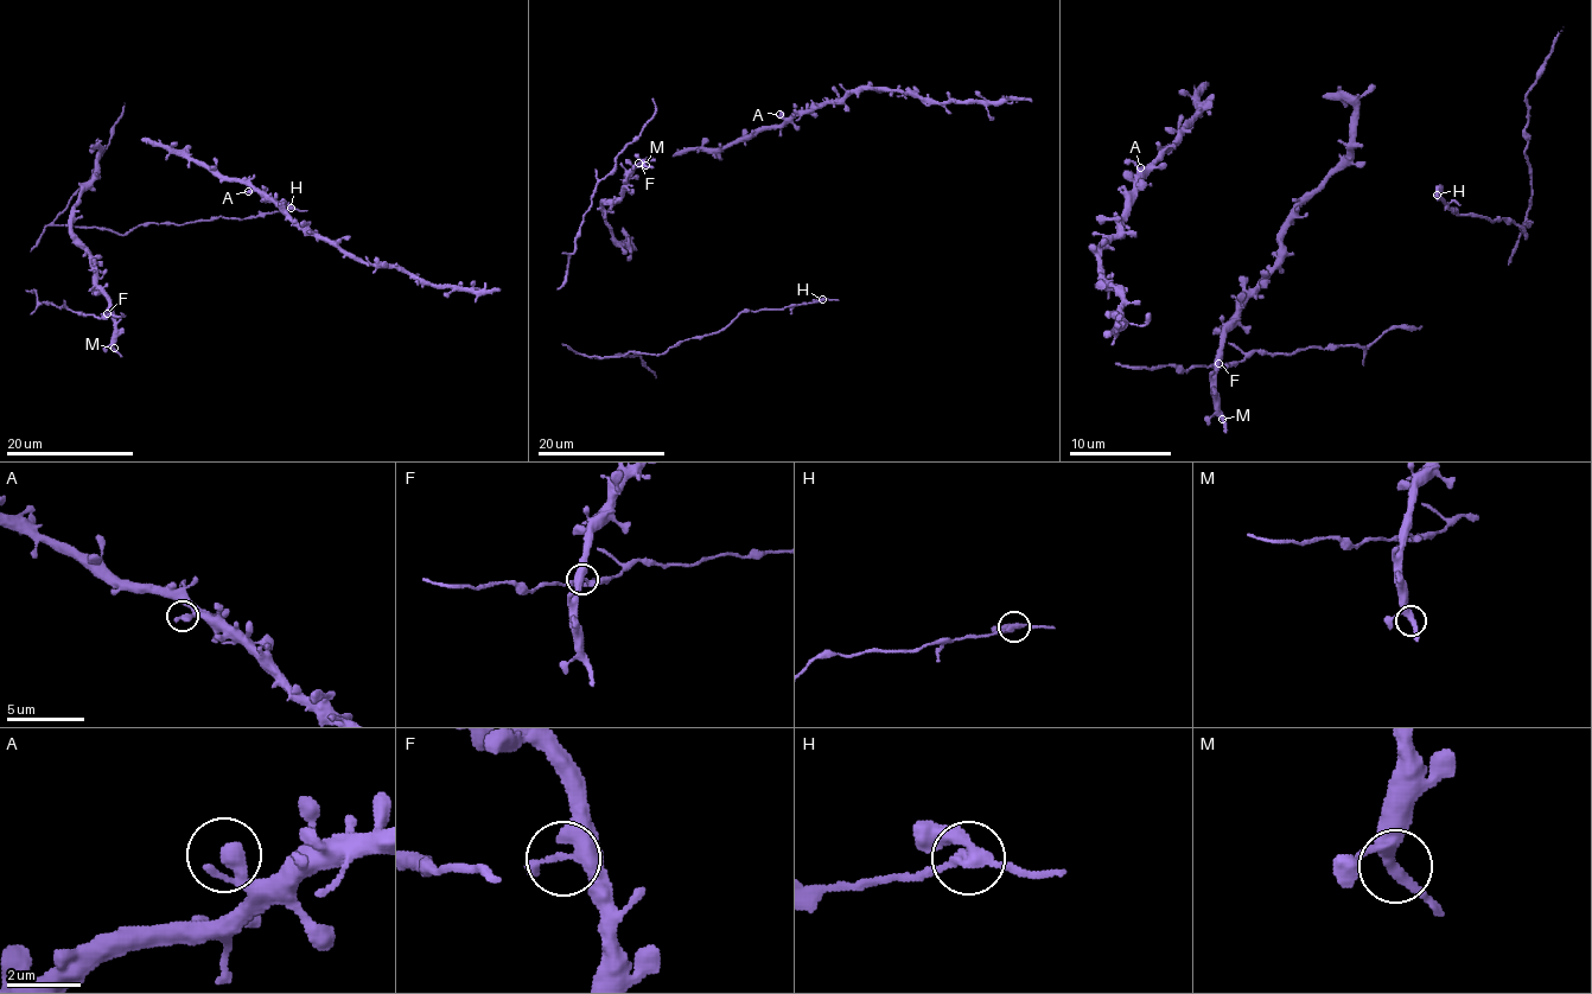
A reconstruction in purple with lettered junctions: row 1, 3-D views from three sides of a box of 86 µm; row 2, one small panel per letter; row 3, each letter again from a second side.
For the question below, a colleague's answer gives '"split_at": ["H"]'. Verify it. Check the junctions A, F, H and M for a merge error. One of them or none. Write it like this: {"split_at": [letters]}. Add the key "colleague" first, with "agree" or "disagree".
{"colleague": "agree", "split_at": ["H"]}

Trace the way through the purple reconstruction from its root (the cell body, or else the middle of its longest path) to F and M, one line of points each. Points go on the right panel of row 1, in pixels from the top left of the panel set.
F: (1280, 249), (1280, 261), (1247, 299), (1227, 332), (1218, 363)
M: (1280, 249), (1280, 261), (1247, 299), (1222, 345), (1222, 358), (1214, 376), (1214, 412), (1222, 419)

